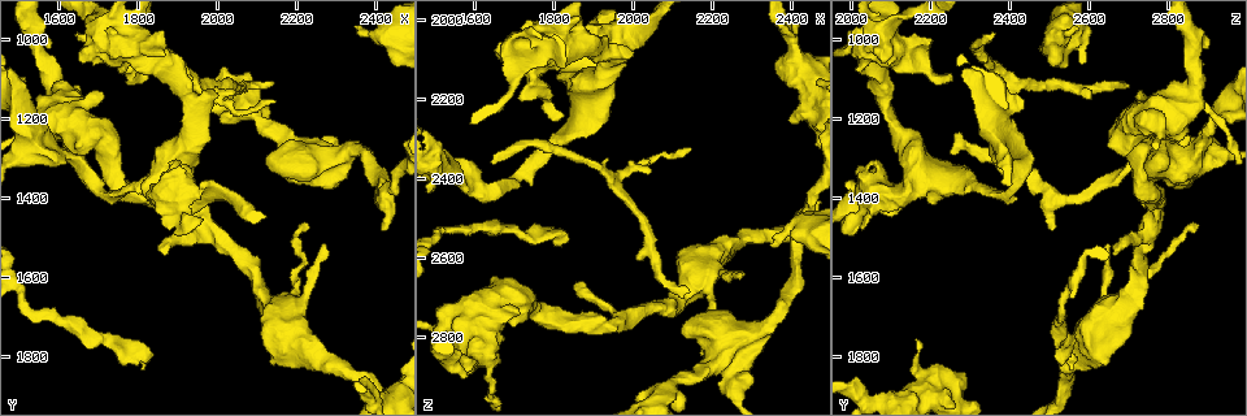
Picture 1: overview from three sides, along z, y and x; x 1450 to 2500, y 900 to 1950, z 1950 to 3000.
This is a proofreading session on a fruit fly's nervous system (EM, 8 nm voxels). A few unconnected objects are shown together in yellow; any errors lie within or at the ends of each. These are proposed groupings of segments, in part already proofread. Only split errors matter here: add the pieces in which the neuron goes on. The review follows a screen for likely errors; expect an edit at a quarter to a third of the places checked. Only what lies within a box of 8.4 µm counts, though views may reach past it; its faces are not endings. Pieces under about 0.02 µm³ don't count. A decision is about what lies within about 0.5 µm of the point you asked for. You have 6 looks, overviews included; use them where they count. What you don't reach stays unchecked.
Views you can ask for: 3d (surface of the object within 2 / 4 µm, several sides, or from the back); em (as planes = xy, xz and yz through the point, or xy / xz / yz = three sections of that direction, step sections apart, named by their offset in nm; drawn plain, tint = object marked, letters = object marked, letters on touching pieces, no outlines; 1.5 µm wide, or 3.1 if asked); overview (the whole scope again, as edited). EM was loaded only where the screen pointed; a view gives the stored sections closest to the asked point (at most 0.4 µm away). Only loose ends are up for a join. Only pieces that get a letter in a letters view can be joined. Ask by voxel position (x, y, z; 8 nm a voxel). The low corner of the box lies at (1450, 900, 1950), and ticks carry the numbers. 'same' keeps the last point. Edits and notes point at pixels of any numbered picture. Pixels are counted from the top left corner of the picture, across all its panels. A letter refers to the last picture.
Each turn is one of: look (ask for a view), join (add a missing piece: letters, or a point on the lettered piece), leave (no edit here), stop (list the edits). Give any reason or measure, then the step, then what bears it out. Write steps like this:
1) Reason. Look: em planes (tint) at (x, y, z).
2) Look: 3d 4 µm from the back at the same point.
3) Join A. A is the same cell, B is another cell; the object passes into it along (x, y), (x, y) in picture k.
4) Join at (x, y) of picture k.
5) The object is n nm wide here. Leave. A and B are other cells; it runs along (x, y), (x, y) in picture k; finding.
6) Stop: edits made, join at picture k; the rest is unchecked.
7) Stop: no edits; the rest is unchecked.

Look: em planes (plain) at (2130, 1295, 2765).

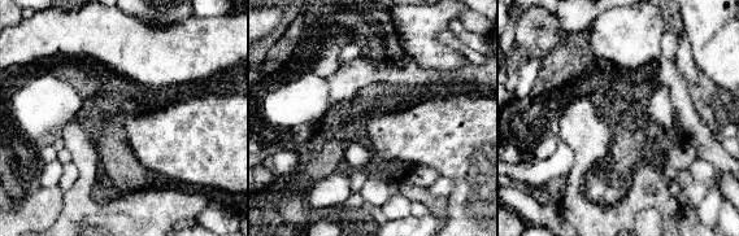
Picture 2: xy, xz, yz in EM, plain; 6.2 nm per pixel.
See the neighbours. Look: em planes (letters) at the same point.

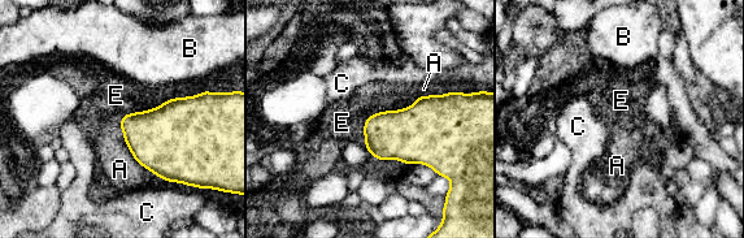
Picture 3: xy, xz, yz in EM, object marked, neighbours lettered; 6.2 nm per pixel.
Leave. A, B, C and E are other cells; a border runs along (388, 109), (366, 120), (364, 142) in picture 3; none of them fits.

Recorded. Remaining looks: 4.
Look: em xz step 4 (plain) at (2145, 1160, 2325).

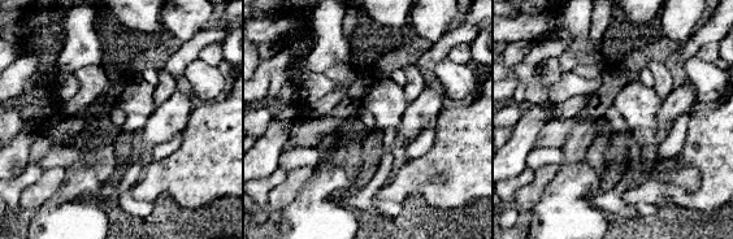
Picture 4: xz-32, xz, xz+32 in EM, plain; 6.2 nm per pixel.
Where the object lies. Look: em xz step 4 (tint) at the same point.

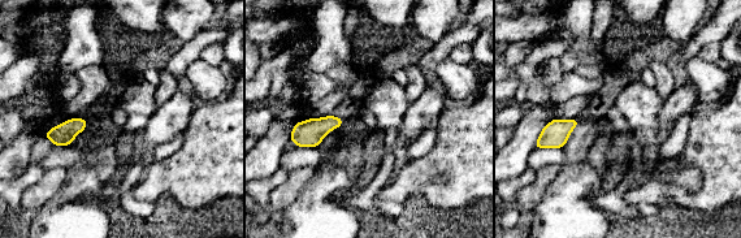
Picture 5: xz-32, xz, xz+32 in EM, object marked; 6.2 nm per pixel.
Look: em xz step 4 (letters) at the same point.

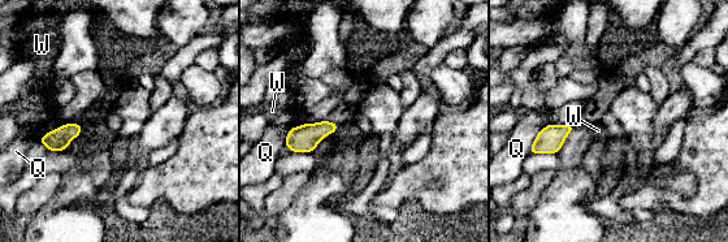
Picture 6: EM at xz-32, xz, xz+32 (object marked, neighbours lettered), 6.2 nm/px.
Leave. Q and W are other cells; no lettered piece goes on from it.

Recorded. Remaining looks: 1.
Stop: no edits; the rest is unchecked.

